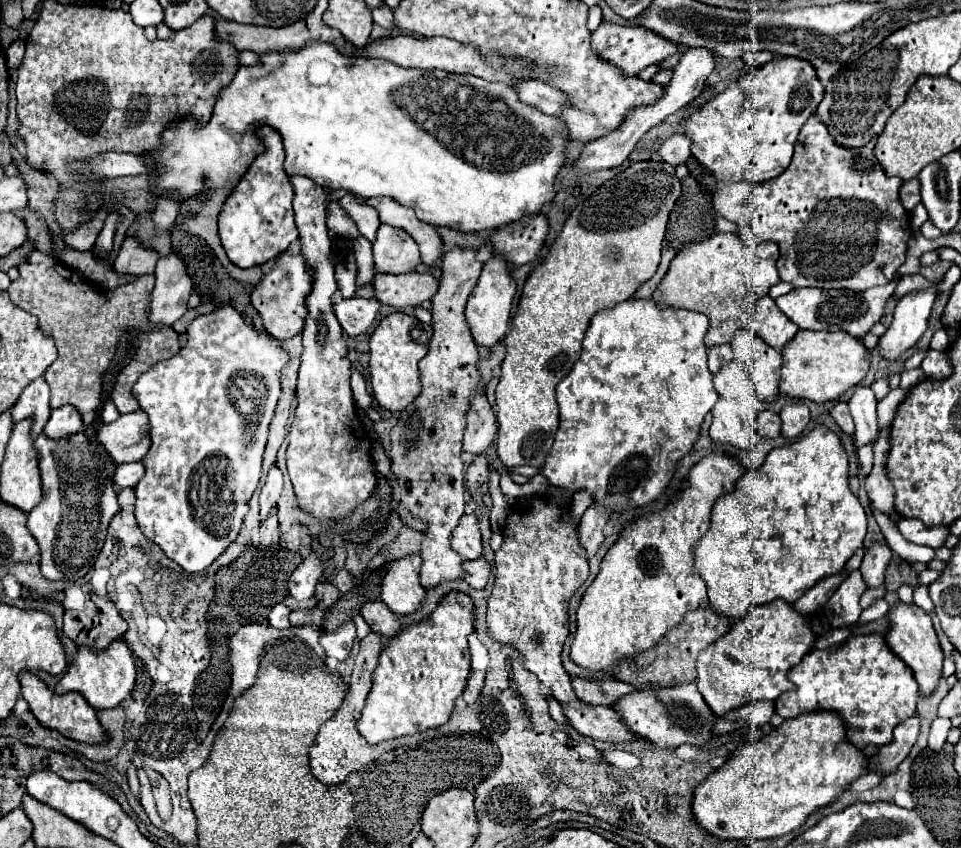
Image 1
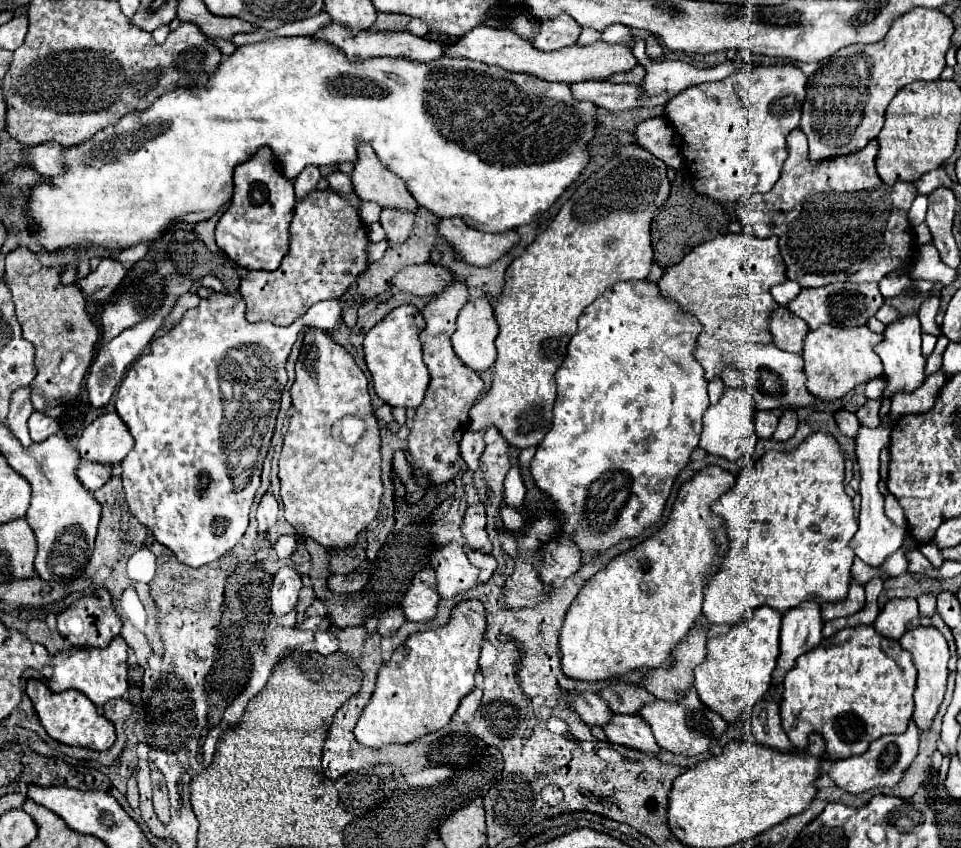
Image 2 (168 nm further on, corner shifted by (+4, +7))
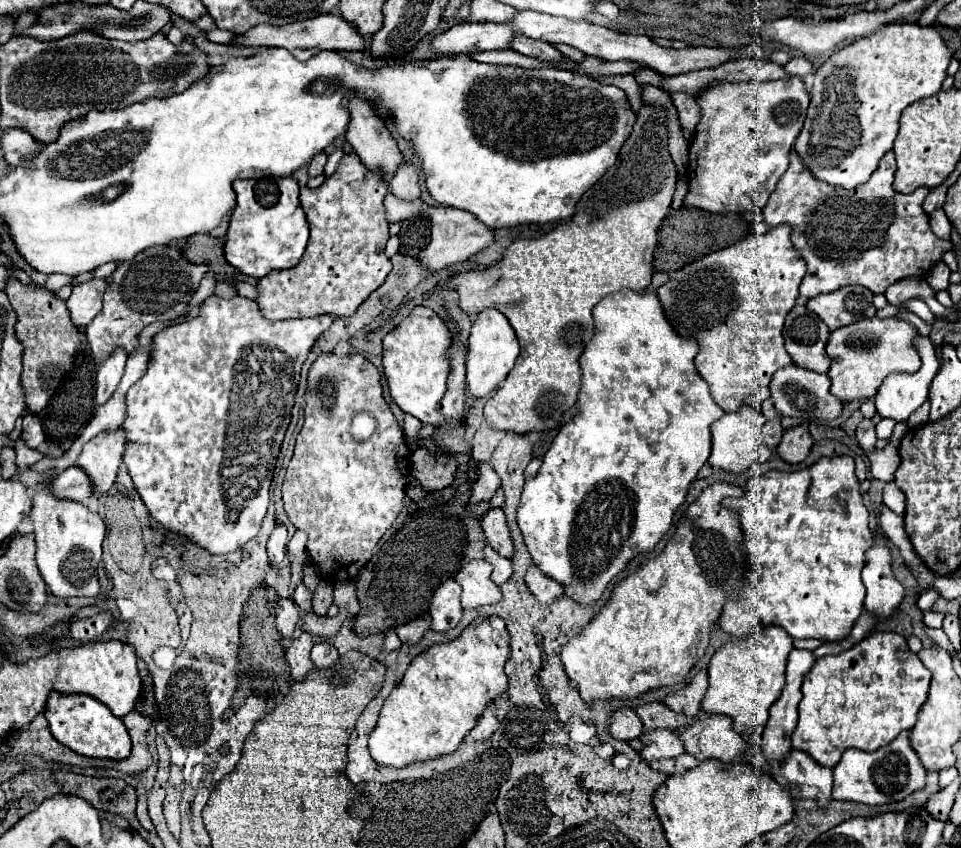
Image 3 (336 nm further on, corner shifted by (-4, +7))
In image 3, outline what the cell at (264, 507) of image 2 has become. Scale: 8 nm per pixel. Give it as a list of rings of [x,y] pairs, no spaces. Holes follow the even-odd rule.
[[[276,522],[270,538],[268,538],[268,556],[272,566],[278,566],[286,560],[286,542],[288,542],[288,534],[286,534],[286,526],[282,522]]]

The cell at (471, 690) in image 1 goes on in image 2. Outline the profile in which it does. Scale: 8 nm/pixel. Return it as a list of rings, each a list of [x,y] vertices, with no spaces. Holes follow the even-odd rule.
[[[474,688],[474,690],[466,696],[466,700],[462,700],[462,704],[460,704],[458,712],[456,712],[458,718],[460,718],[462,722],[470,722],[470,720],[474,718],[474,714],[476,714],[478,706],[480,706],[480,700],[482,700],[482,690]]]

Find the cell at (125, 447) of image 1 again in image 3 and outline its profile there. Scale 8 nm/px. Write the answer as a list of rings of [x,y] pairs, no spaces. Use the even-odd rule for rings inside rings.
[[[116,428],[100,432],[84,446],[82,454],[76,460],[76,466],[80,466],[90,476],[96,494],[106,492],[114,484],[116,472],[126,452],[126,444],[126,432],[122,428]]]

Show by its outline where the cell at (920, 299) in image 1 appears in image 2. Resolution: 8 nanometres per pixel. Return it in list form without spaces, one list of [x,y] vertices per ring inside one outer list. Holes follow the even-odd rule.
[[[908,316],[904,320],[898,320],[898,322],[892,322],[890,326],[886,326],[884,340],[878,344],[876,352],[884,362],[884,382],[886,382],[880,400],[884,400],[884,398],[892,400],[898,392],[912,392],[926,378],[926,374],[924,374],[926,358],[922,356],[922,350],[920,350],[920,320],[918,320],[918,316]]]

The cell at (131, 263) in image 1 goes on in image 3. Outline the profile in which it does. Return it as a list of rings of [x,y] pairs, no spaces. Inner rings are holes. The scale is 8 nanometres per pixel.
[[[94,278],[84,284],[76,284],[72,290],[72,296],[68,298],[68,310],[72,316],[72,322],[76,326],[88,326],[98,312],[102,310],[102,296],[108,288],[106,278]]]

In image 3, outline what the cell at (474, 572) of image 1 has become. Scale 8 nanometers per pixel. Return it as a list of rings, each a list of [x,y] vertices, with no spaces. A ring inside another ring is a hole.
[[[488,544],[484,546],[484,560],[490,562],[494,566],[494,572],[492,572],[492,580],[500,586],[504,584],[510,576],[512,576],[512,562],[508,558],[502,558],[498,556],[498,552],[494,552]]]

